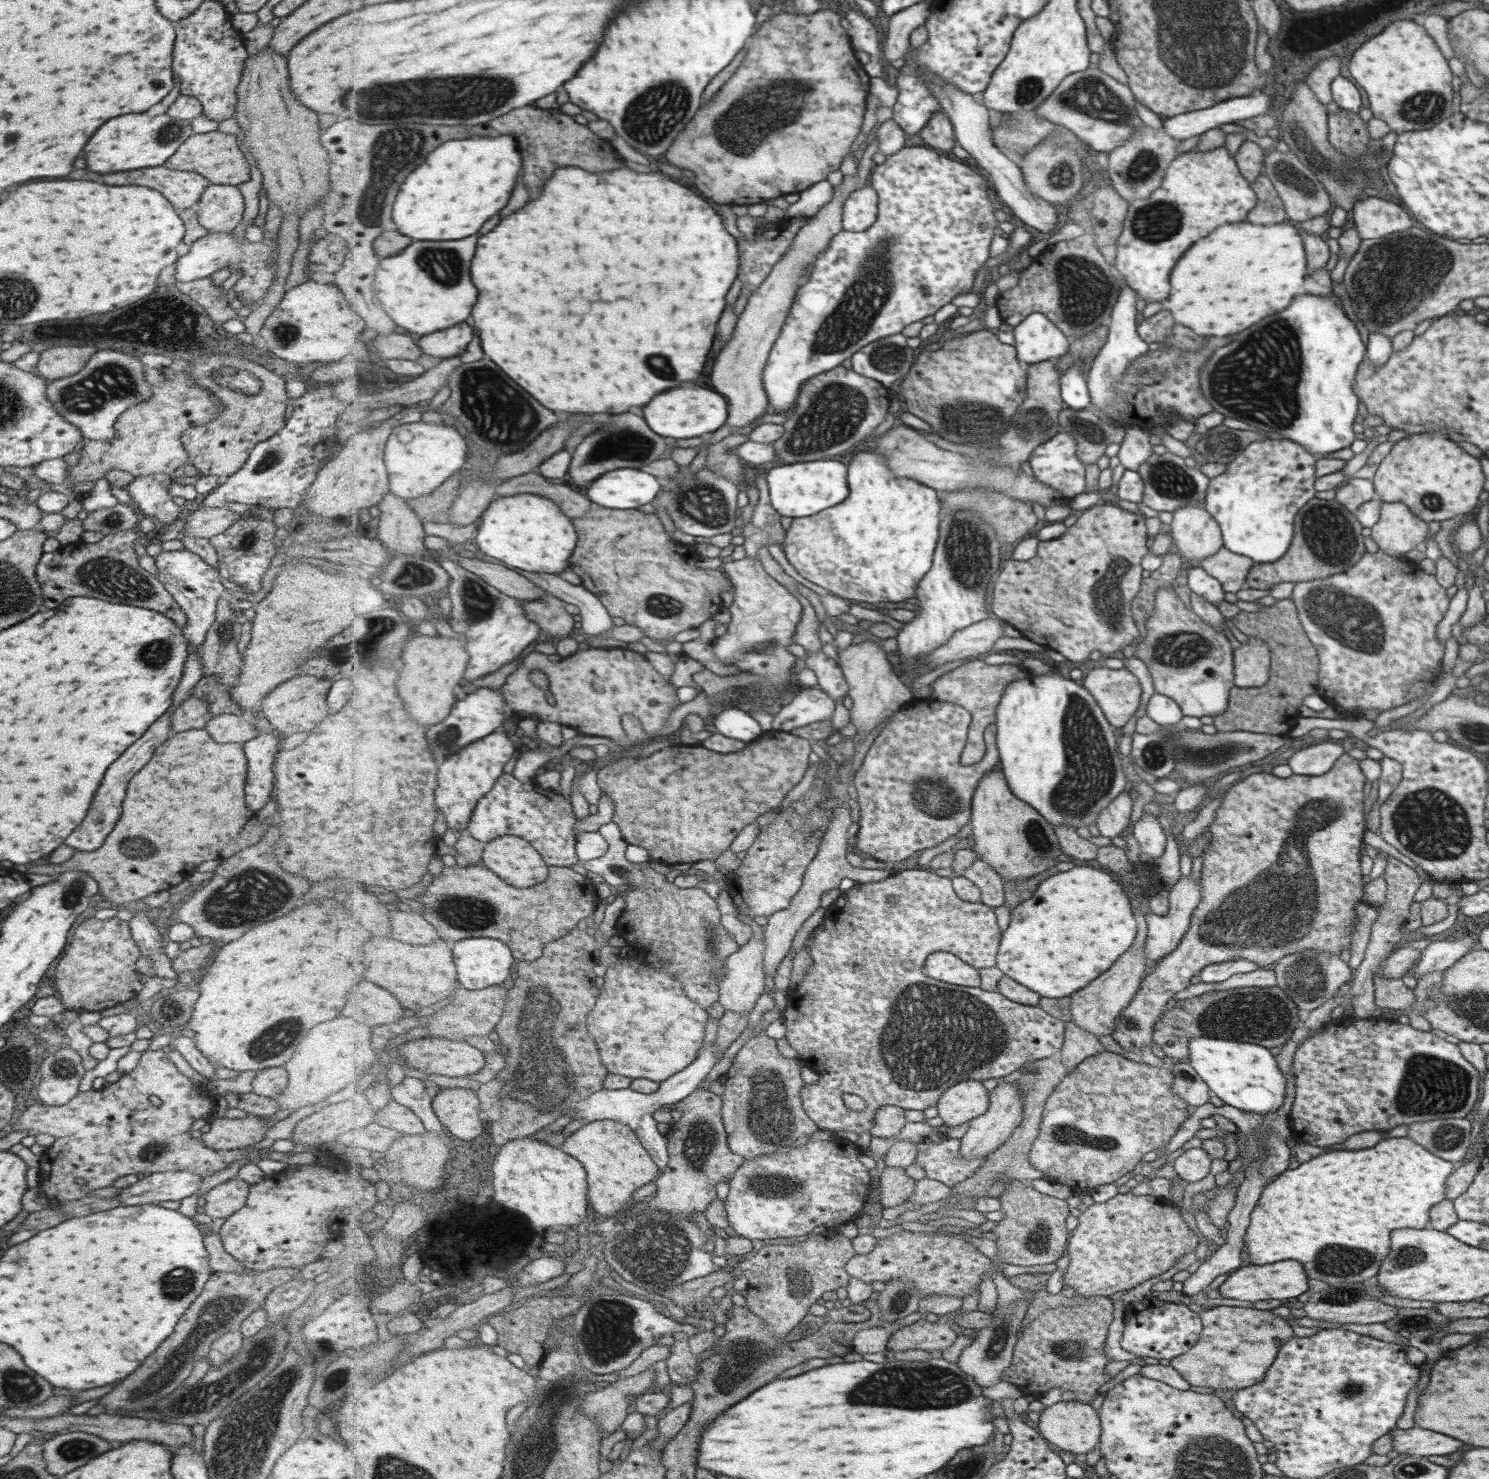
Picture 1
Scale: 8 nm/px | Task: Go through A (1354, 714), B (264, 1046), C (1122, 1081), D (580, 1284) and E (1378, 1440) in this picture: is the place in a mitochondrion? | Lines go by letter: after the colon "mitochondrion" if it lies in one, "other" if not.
A: other
B: mitochondrion
C: other
D: other
E: other

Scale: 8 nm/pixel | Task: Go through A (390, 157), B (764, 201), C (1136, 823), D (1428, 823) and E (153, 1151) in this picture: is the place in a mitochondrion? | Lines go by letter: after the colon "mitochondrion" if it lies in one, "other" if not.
A: mitochondrion
B: other
C: other
D: mitochondrion
E: mitochondrion

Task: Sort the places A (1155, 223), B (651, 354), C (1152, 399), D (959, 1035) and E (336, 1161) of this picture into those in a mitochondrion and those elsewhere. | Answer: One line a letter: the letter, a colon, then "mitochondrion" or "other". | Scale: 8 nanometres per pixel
A: mitochondrion
B: mitochondrion
C: other
D: mitochondrion
E: other

